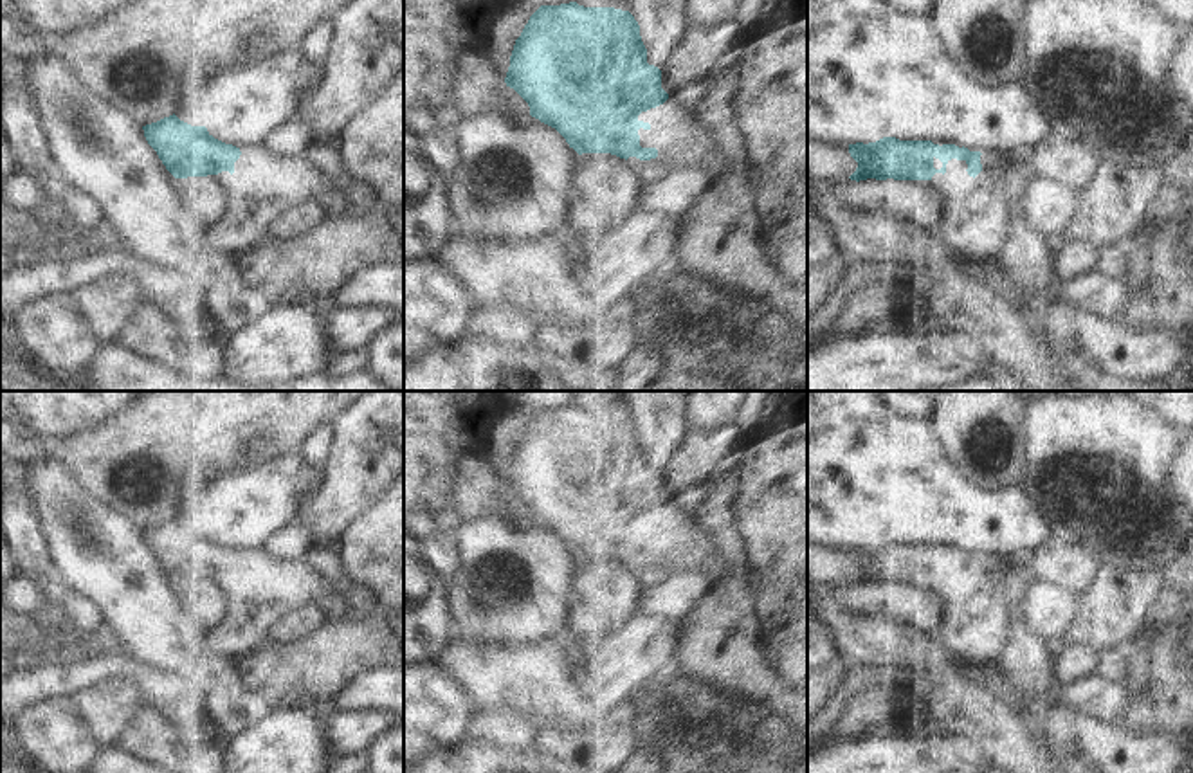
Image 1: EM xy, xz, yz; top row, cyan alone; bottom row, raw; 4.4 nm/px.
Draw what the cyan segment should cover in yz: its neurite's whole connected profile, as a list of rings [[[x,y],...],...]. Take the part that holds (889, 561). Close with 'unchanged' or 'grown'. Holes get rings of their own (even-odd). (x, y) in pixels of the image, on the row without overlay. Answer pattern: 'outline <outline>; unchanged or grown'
outline [[[899,544],[849,548],[858,566],[851,584],[930,584],[948,600],[943,638],[964,661],[986,665],[998,661],[1007,645],[1013,618],[1004,586],[989,577],[980,555],[950,544]]]; grown

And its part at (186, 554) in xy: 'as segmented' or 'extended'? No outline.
extended

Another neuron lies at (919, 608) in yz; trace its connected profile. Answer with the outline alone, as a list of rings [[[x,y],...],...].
[[[851,584],[840,596],[867,614],[890,616],[905,625],[914,641],[924,641],[943,629],[948,600],[932,584]]]

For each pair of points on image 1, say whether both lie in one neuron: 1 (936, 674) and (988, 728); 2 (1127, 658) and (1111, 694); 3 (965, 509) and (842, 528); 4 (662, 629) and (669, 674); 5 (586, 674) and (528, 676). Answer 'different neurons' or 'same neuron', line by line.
1: same neuron
2: different neurons
3: same neuron
4: different neurons
5: same neuron

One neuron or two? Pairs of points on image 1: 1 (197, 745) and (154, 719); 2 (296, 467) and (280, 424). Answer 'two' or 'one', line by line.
1: one
2: two

